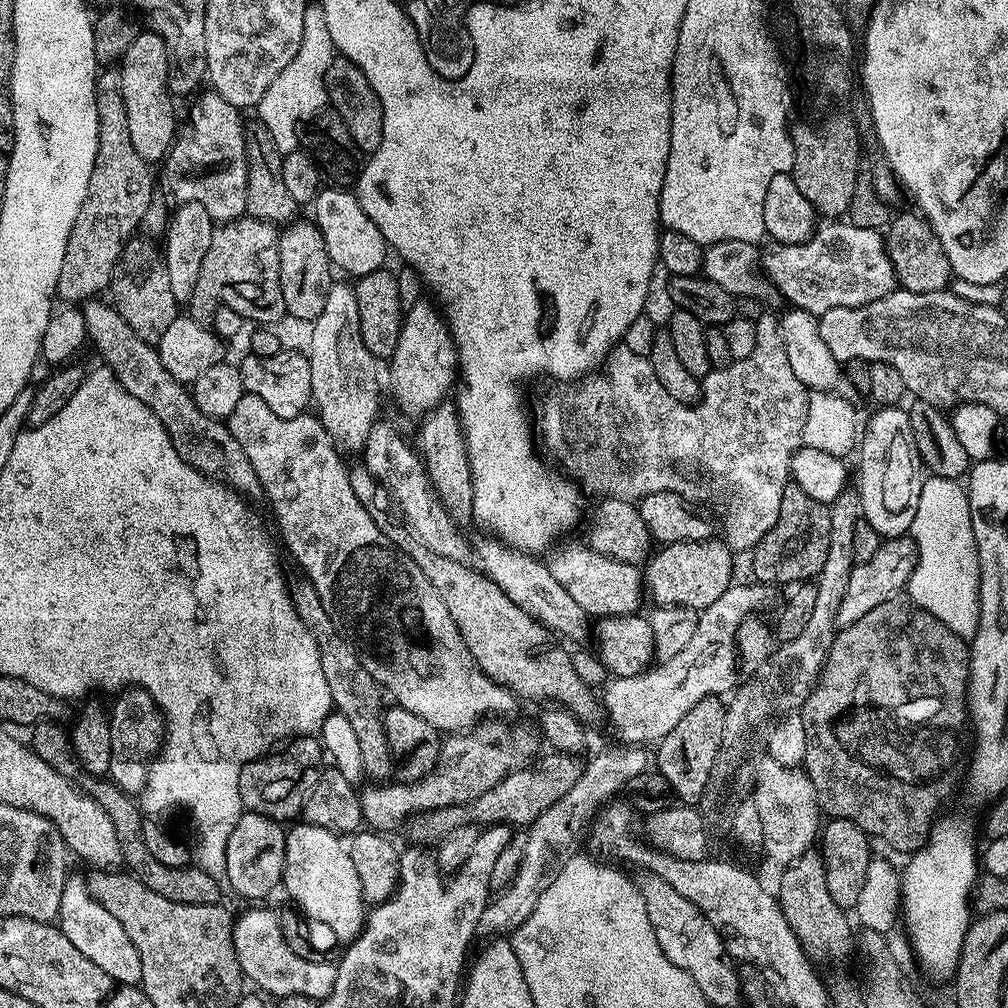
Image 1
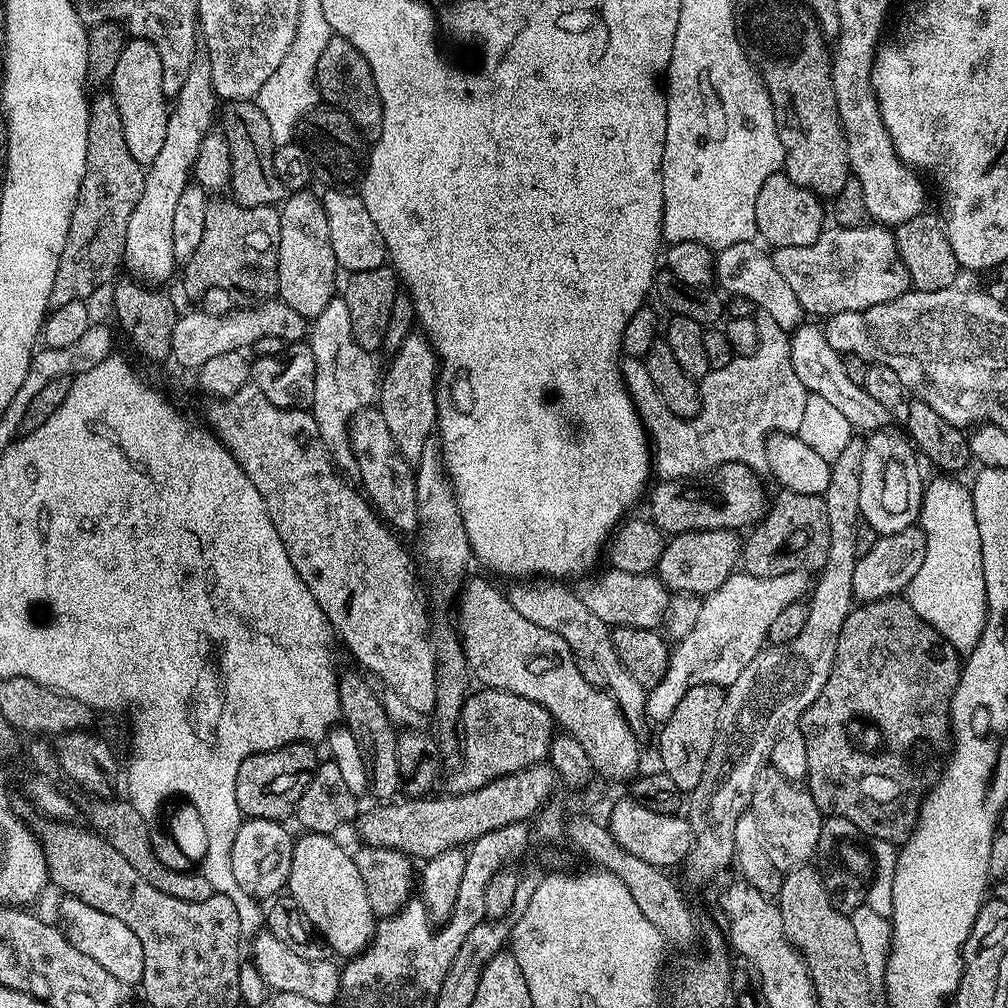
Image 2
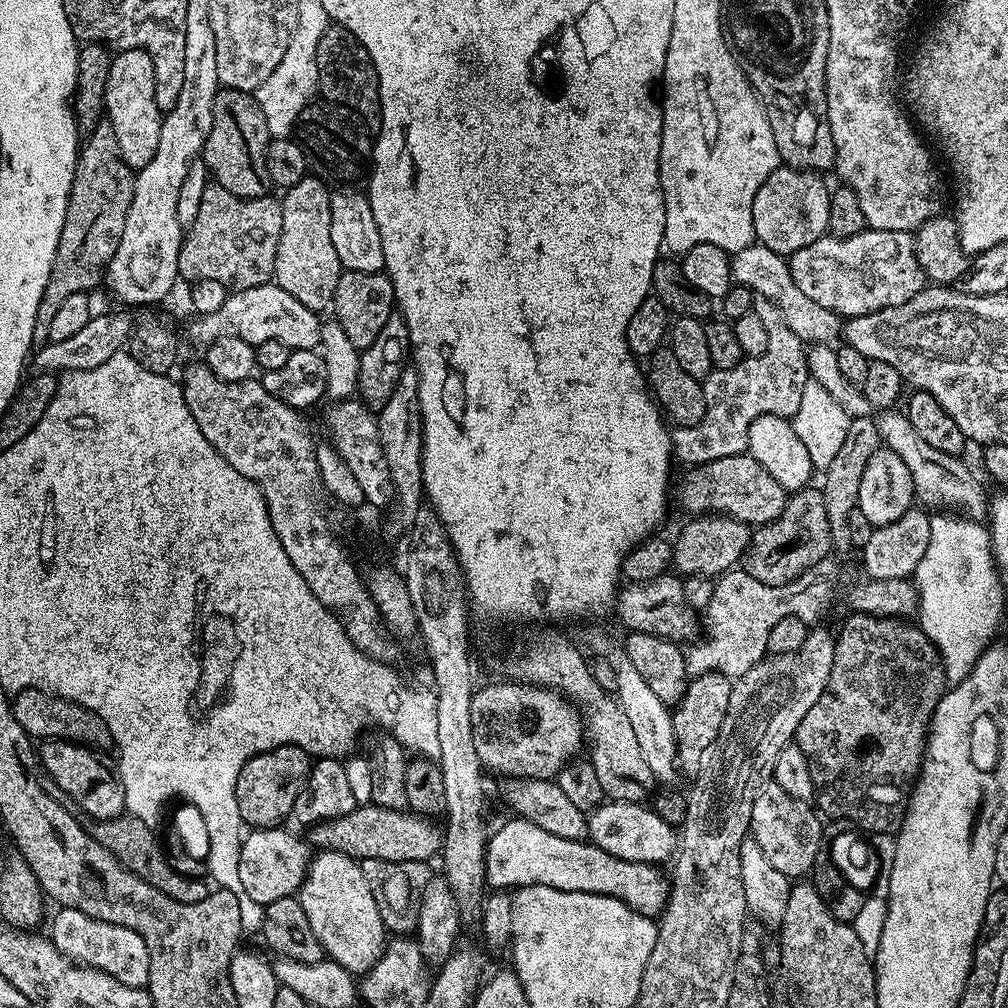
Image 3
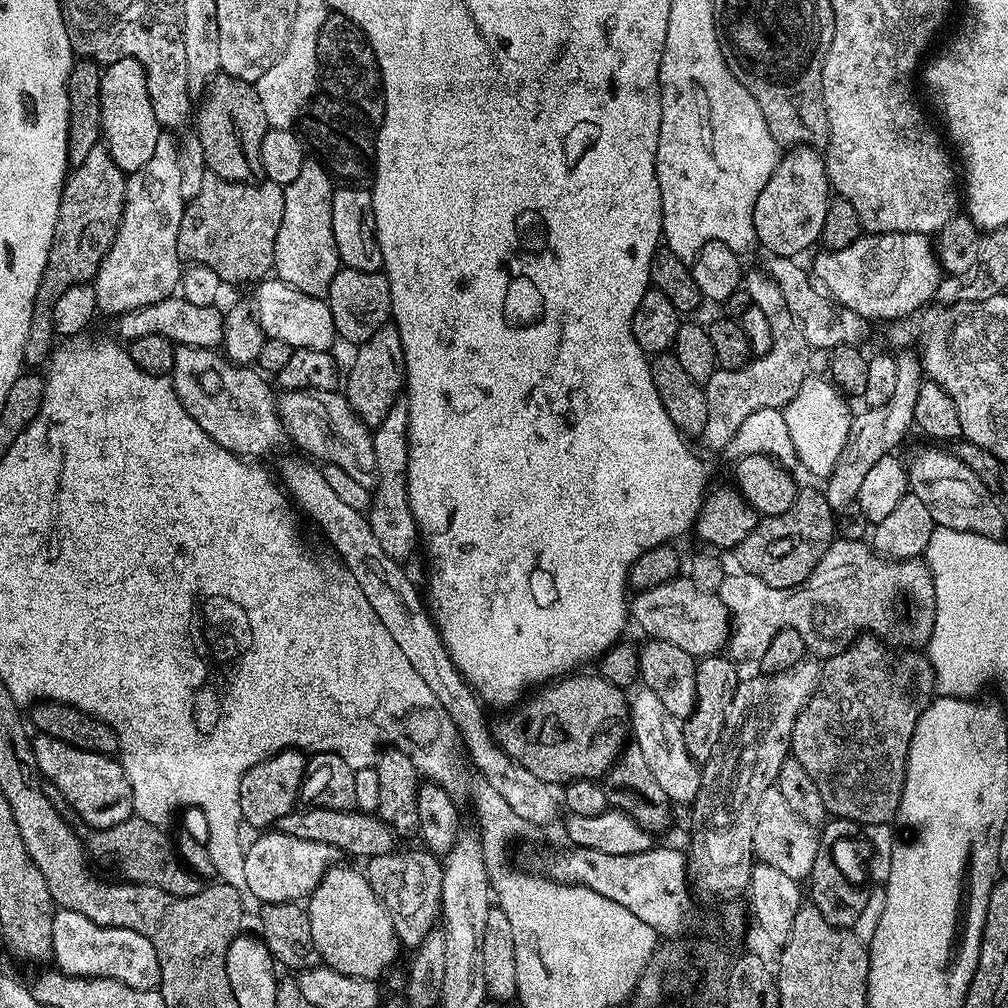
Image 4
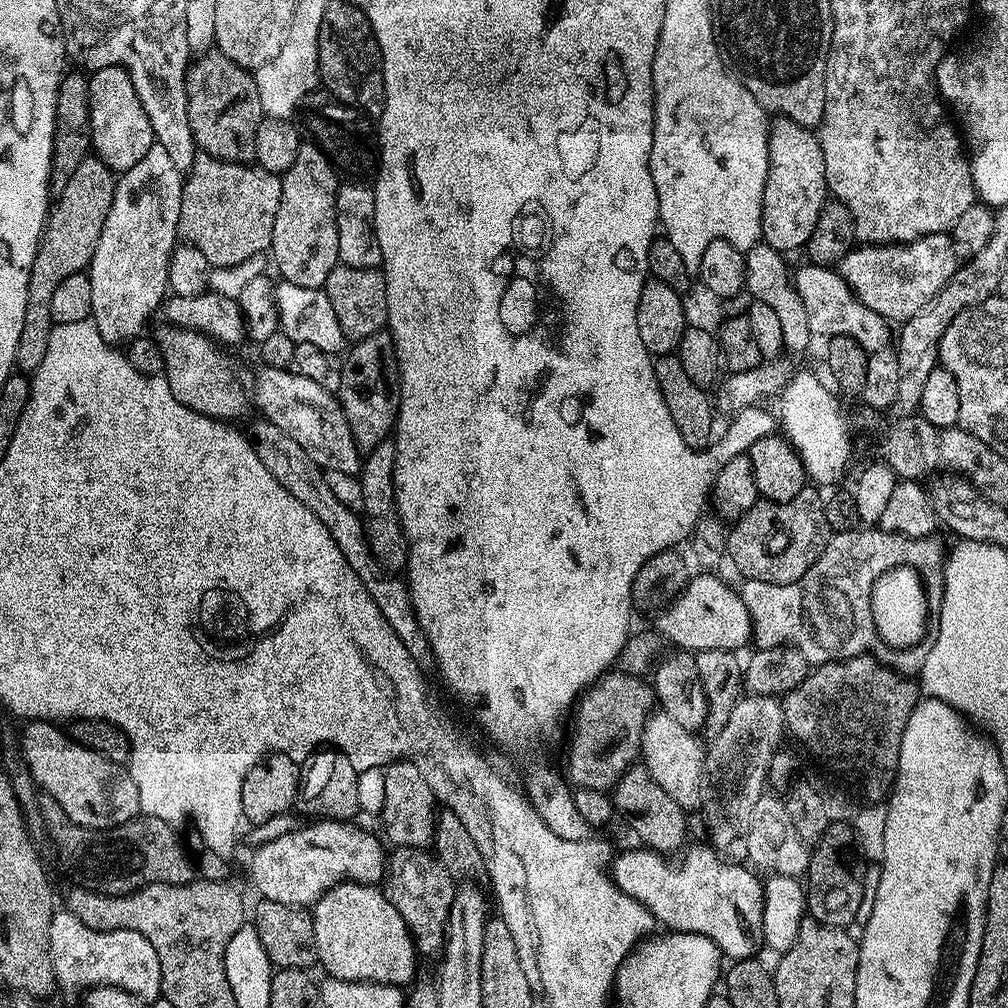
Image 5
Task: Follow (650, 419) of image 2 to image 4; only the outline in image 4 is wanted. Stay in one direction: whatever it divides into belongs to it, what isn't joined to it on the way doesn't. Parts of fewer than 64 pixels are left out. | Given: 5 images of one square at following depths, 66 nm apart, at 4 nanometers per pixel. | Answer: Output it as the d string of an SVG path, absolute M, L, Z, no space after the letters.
M749 271L742 281L742 288L750 294L755 308L766 314L766 322L770 322L772 345L766 354L749 360L736 372L716 371L708 379L708 383L703 385L708 417L702 443L708 448L727 449L730 438L734 438L742 422L746 422L746 418L750 418L754 410L783 409L794 398L794 394L798 394L798 386L802 386L802 382L810 374L808 363L814 356L813 349L809 348L799 322L786 306L786 298L780 287L772 281L771 276L760 272Z

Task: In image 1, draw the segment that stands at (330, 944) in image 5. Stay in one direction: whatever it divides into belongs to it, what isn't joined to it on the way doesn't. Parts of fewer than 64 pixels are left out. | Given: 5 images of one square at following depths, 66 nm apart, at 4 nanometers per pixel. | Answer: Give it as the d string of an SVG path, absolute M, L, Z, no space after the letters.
M293 823L284 834L282 888L309 921L325 924L343 942L355 940L363 930L366 905L362 886L358 886L358 874L354 871L354 862L350 862L345 841L337 833L322 830L322 826Z

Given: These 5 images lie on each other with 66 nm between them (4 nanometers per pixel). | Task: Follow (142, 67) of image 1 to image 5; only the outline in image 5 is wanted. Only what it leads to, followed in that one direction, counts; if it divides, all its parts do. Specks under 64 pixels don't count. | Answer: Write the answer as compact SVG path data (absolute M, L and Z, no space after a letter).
M106 66L91 73L92 81L88 84L88 116L86 128L92 134L91 151L113 173L123 174L137 162L146 158L146 150L154 143L150 118L138 102L134 82L130 74L118 66Z

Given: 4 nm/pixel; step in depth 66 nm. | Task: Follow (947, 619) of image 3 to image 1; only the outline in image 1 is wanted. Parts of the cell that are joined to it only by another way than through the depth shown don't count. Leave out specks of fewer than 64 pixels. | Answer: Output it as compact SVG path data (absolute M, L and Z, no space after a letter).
M927 475L921 481L917 513L908 534L916 544L916 564L906 589L909 599L960 637L970 640L980 617L980 559L967 489L957 480Z

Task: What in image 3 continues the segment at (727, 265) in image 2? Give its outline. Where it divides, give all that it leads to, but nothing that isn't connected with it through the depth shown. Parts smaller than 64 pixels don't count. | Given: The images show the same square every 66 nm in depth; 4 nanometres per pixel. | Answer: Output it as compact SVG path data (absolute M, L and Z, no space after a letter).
M757 242L738 250L731 257L731 261L733 281L739 287L750 288L755 295L774 302L774 306L782 310L782 318L786 318L786 326L790 326L790 330L794 330L794 334L798 334L800 340L811 342L813 345L831 345L834 342L832 340L841 339L841 317L802 294L802 291L795 285L789 261L785 257Z

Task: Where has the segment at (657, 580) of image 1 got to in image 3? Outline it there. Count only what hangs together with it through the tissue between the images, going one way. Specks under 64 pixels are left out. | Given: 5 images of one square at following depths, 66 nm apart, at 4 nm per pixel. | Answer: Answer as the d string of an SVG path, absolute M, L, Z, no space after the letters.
M705 514L687 522L689 524L677 534L672 544L672 568L681 577L719 578L743 561L744 554L752 542L753 529L749 525L733 520L731 516L719 514Z

